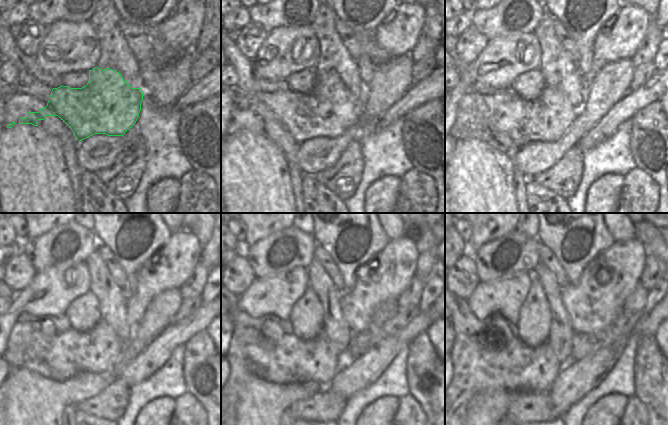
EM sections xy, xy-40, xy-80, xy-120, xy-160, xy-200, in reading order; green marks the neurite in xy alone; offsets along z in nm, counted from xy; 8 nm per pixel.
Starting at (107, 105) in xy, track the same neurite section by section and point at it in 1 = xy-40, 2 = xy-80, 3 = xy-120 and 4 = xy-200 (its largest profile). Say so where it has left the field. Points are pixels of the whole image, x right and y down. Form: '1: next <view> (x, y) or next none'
1: next xy-40 (330, 109)
2: next xy-80 (546, 119)
3: next xy-120 (69, 353)
4: next xy-200 (511, 365)

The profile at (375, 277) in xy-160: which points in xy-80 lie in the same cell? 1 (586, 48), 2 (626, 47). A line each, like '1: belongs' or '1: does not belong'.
1: does not belong
2: belongs

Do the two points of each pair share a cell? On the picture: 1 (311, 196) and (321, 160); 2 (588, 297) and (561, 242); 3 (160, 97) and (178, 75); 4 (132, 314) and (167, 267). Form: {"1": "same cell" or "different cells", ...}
{"1": "different cells", "2": "different cells", "3": "same cell", "4": "same cell"}

